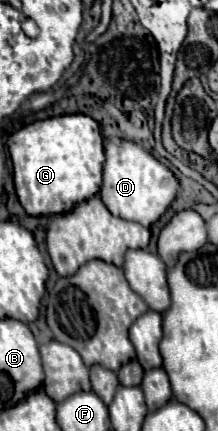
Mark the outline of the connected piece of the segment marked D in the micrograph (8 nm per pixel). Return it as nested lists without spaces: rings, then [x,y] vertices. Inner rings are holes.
[[[104,140],[104,182],[100,190],[100,198],[106,204],[106,208],[124,220],[132,220],[144,226],[150,226],[156,222],[166,208],[176,198],[178,180],[176,176],[160,164],[150,152],[146,152],[142,146],[122,140],[120,144],[114,144],[112,140]]]

